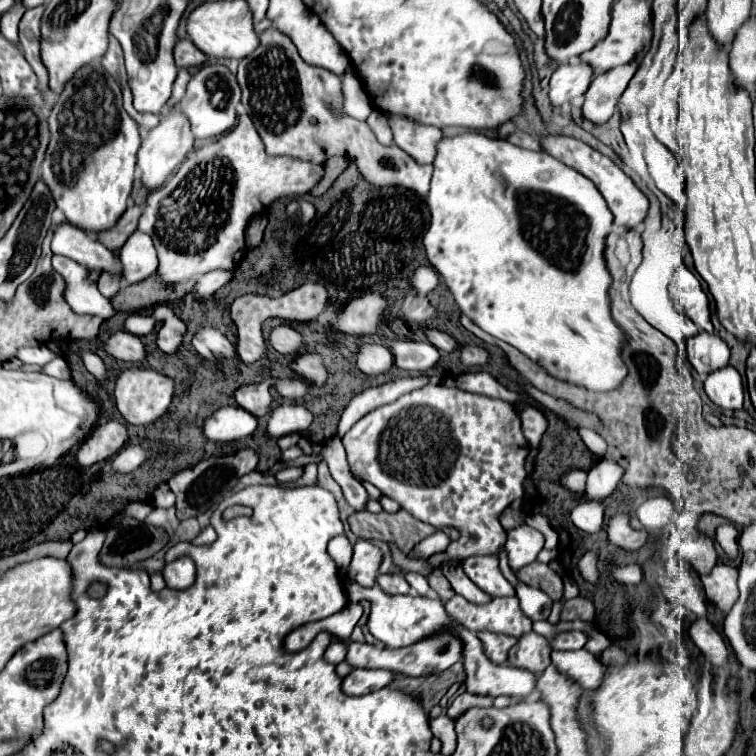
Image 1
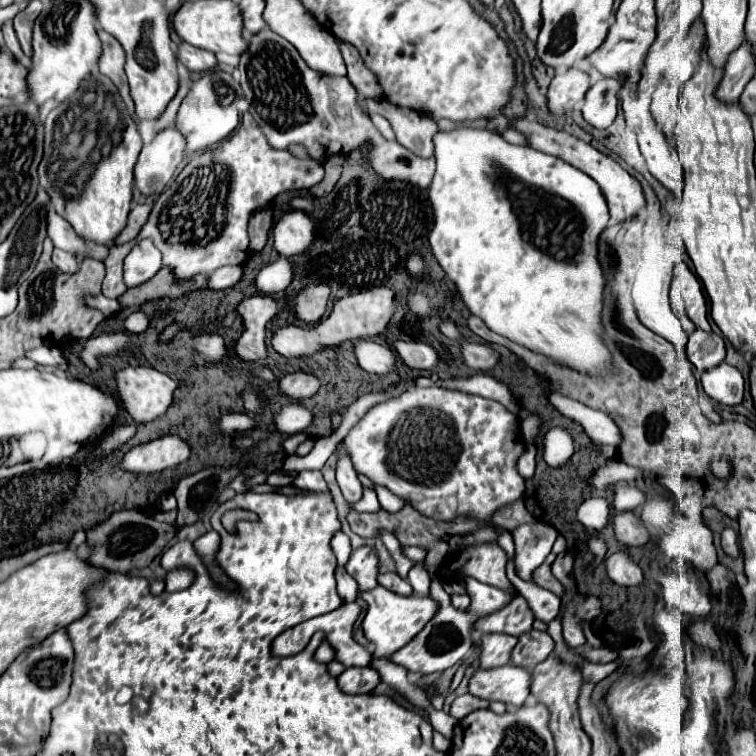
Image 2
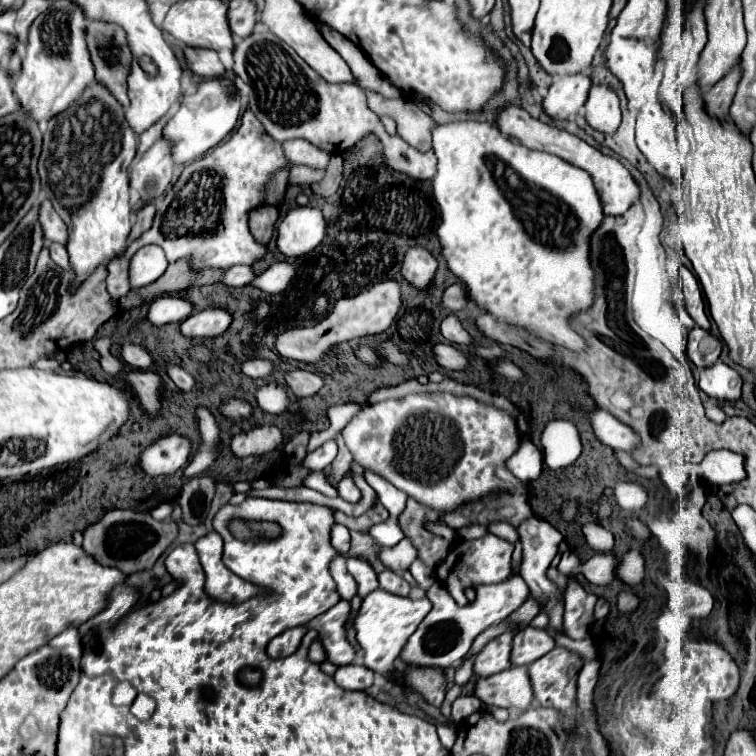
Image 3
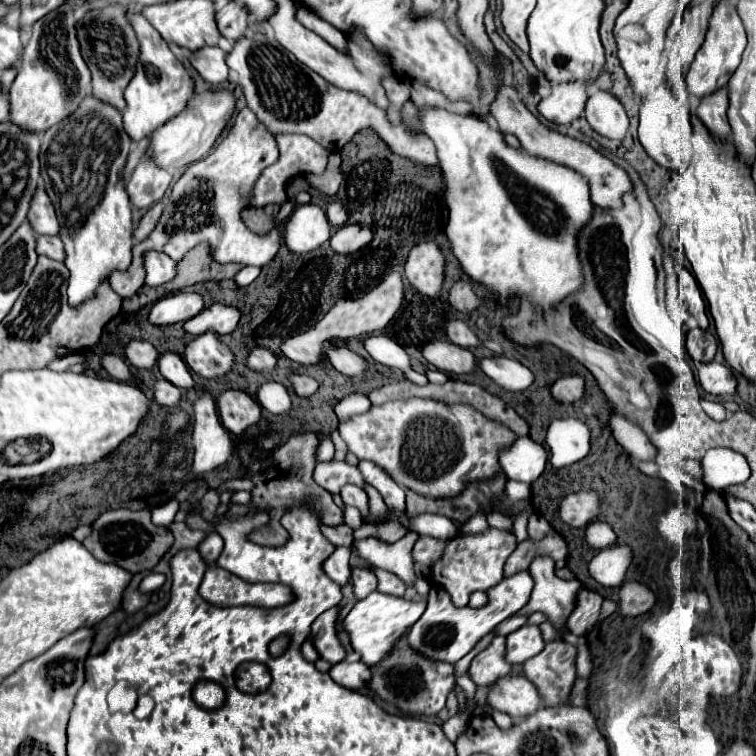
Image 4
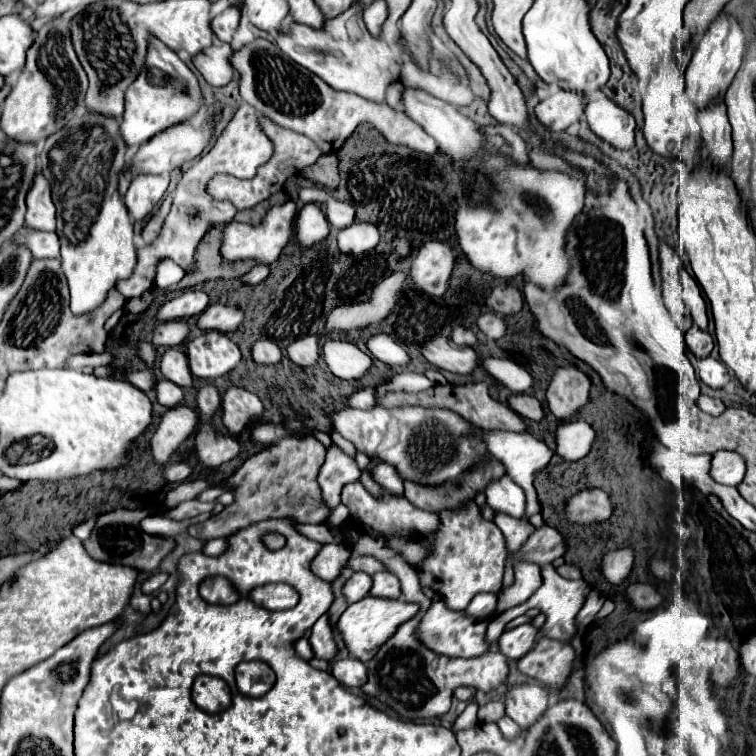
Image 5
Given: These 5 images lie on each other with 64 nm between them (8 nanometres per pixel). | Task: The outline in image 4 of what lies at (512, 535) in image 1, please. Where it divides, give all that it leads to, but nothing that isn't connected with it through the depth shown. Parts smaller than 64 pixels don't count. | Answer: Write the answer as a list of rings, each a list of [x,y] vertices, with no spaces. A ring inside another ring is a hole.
[[[538,514],[530,516],[530,520],[528,520],[528,536],[530,538],[538,540],[538,538],[546,536],[550,530],[552,530],[552,526],[542,516],[538,516]],[[536,558],[530,564],[530,572],[534,578],[534,590],[524,608],[516,612],[516,616],[532,614],[532,610],[540,610],[552,622],[554,630],[562,636],[568,632],[568,616],[576,608],[576,594],[582,590],[578,580],[562,580],[554,574],[554,560],[552,558]]]

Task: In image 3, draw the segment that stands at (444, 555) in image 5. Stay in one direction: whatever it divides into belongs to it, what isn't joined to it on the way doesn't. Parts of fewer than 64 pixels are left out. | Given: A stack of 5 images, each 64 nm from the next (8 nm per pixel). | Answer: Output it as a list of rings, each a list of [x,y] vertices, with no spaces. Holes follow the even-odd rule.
[[[490,532],[478,540],[462,540],[450,550],[444,564],[440,564],[436,568],[436,578],[450,590],[456,604],[460,604],[460,600],[468,602],[466,600],[468,588],[476,588],[482,584],[498,584],[510,576],[512,552],[514,552],[514,544],[510,544],[508,540],[504,540],[496,534],[490,534]],[[464,542],[476,542],[476,546],[464,544]]]

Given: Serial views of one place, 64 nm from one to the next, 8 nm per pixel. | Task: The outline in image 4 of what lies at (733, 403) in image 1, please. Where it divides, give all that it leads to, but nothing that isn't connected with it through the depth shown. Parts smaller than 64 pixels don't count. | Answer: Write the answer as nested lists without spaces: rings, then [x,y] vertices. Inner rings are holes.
[[[714,360],[706,364],[698,364],[698,382],[706,392],[716,396],[736,392],[736,378],[732,370]]]

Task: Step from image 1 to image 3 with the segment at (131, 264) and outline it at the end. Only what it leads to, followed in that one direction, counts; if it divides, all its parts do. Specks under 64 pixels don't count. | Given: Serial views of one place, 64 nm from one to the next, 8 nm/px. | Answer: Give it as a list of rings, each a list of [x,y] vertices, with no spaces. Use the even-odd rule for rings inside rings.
[[[144,246],[130,262],[130,282],[134,288],[148,286],[156,282],[166,272],[166,268],[168,260],[164,256],[164,250],[158,246]]]

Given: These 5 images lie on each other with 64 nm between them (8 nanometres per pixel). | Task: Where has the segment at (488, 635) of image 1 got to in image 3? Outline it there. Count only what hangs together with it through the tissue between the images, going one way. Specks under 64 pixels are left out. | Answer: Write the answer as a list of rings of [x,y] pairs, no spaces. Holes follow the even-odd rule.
[[[506,632],[494,640],[490,640],[482,652],[474,658],[474,676],[476,678],[488,678],[502,670],[510,668],[510,646],[512,646],[512,634]]]

